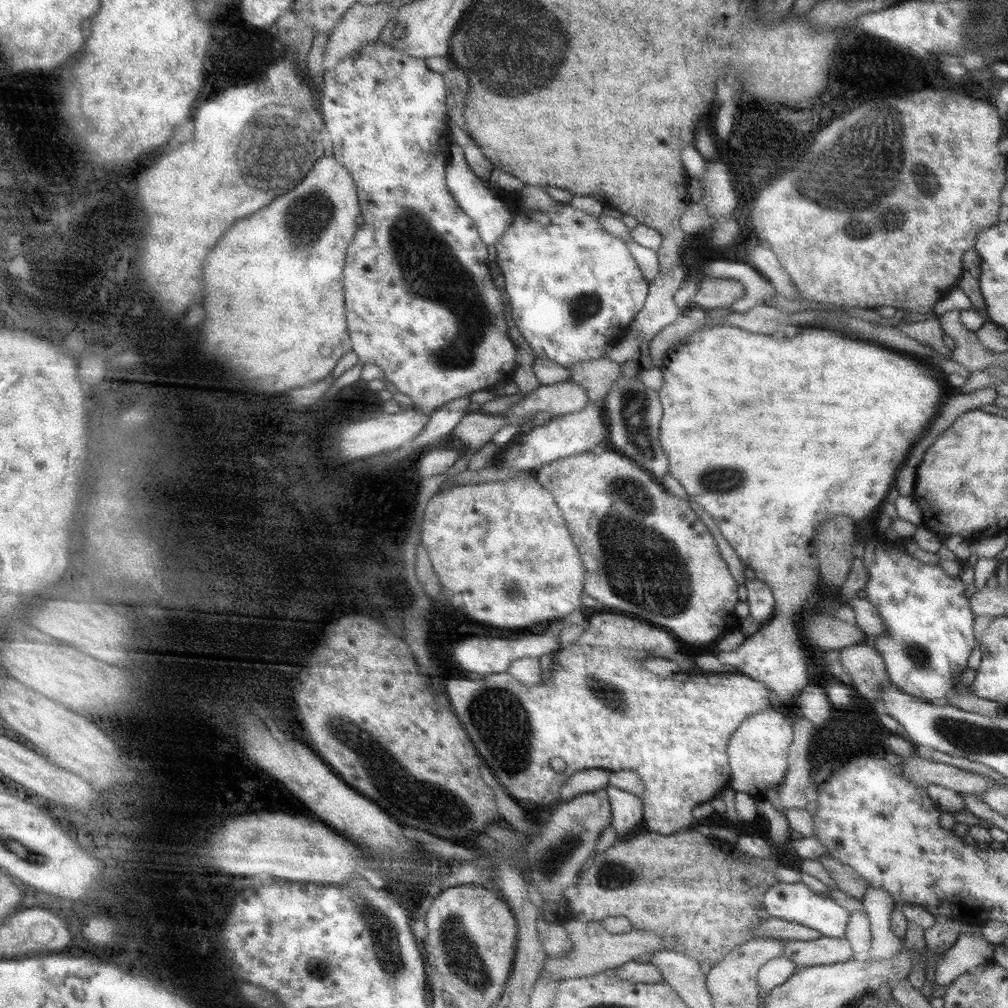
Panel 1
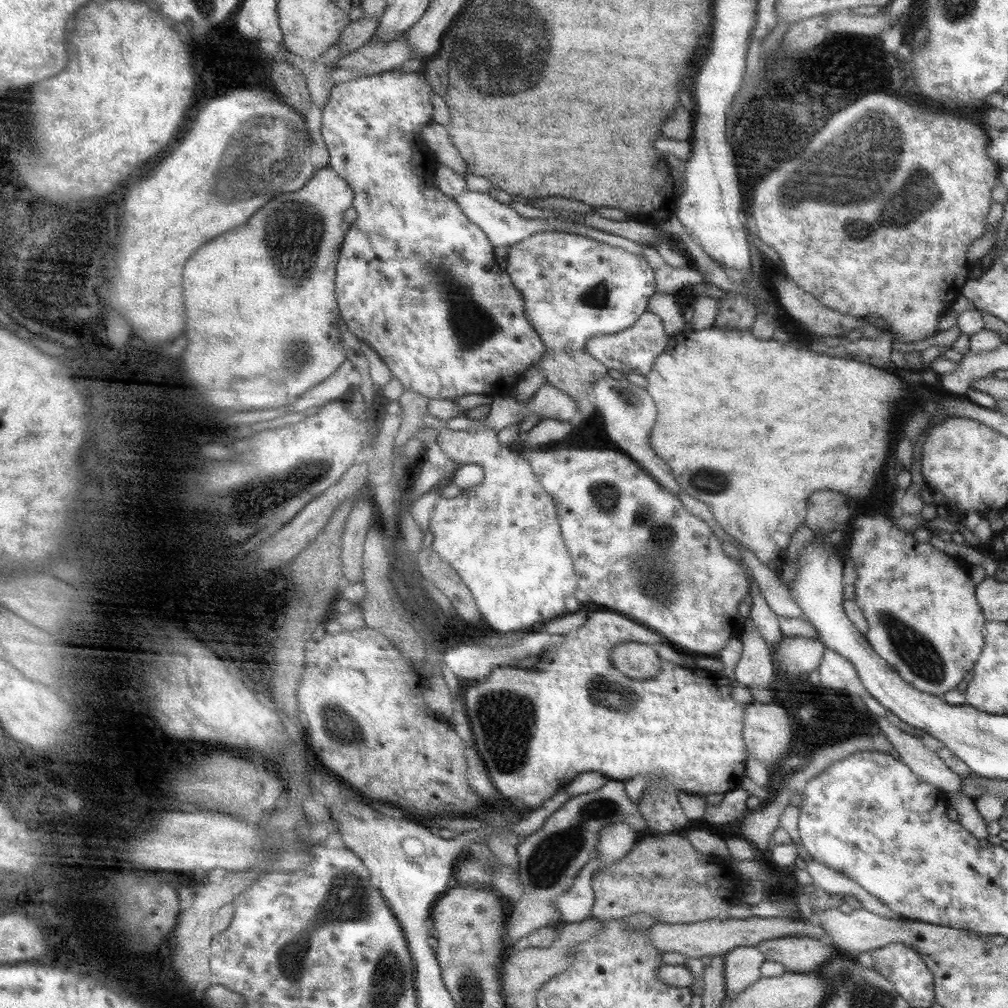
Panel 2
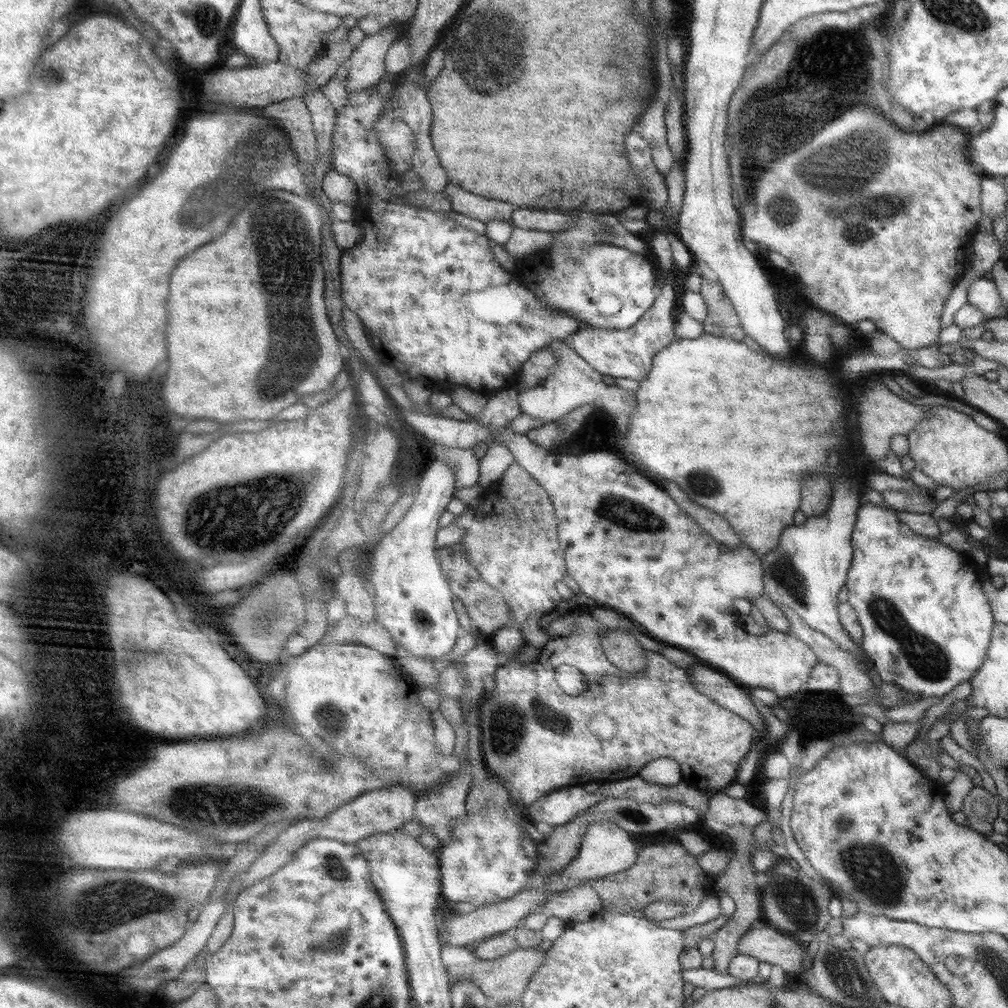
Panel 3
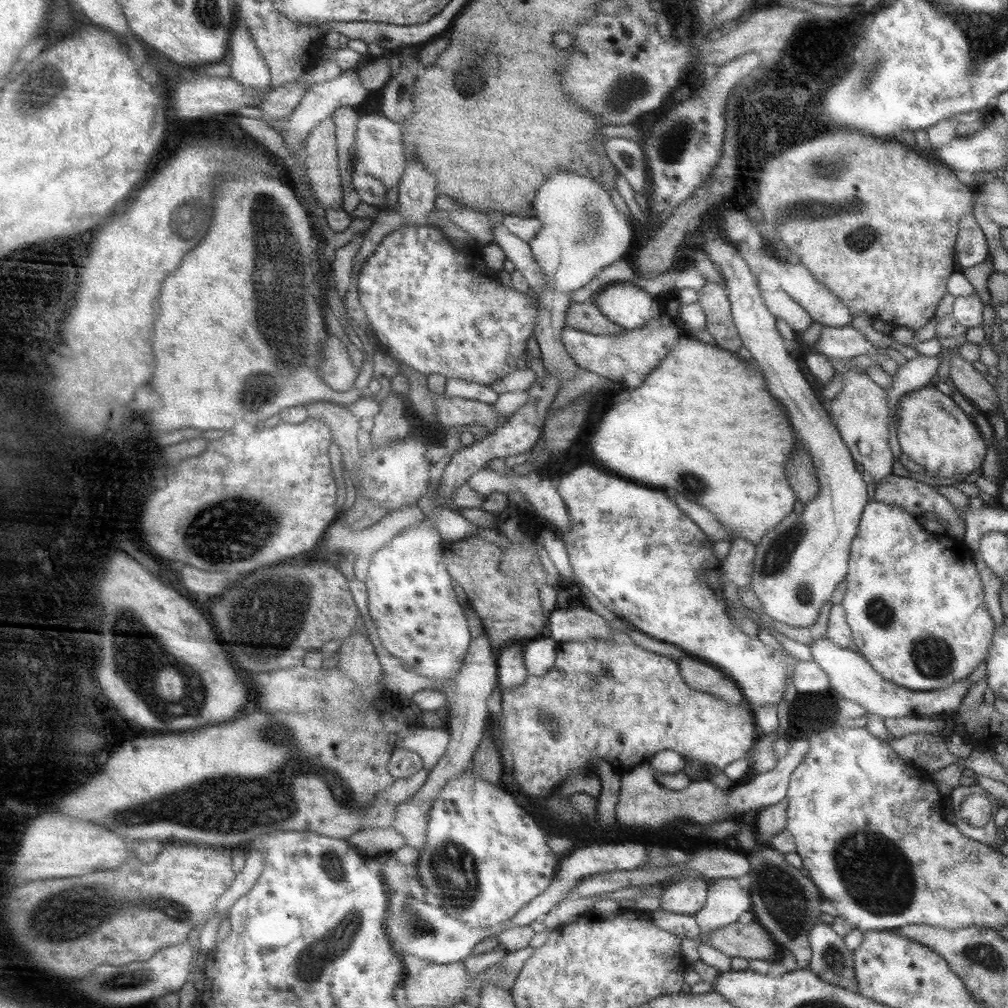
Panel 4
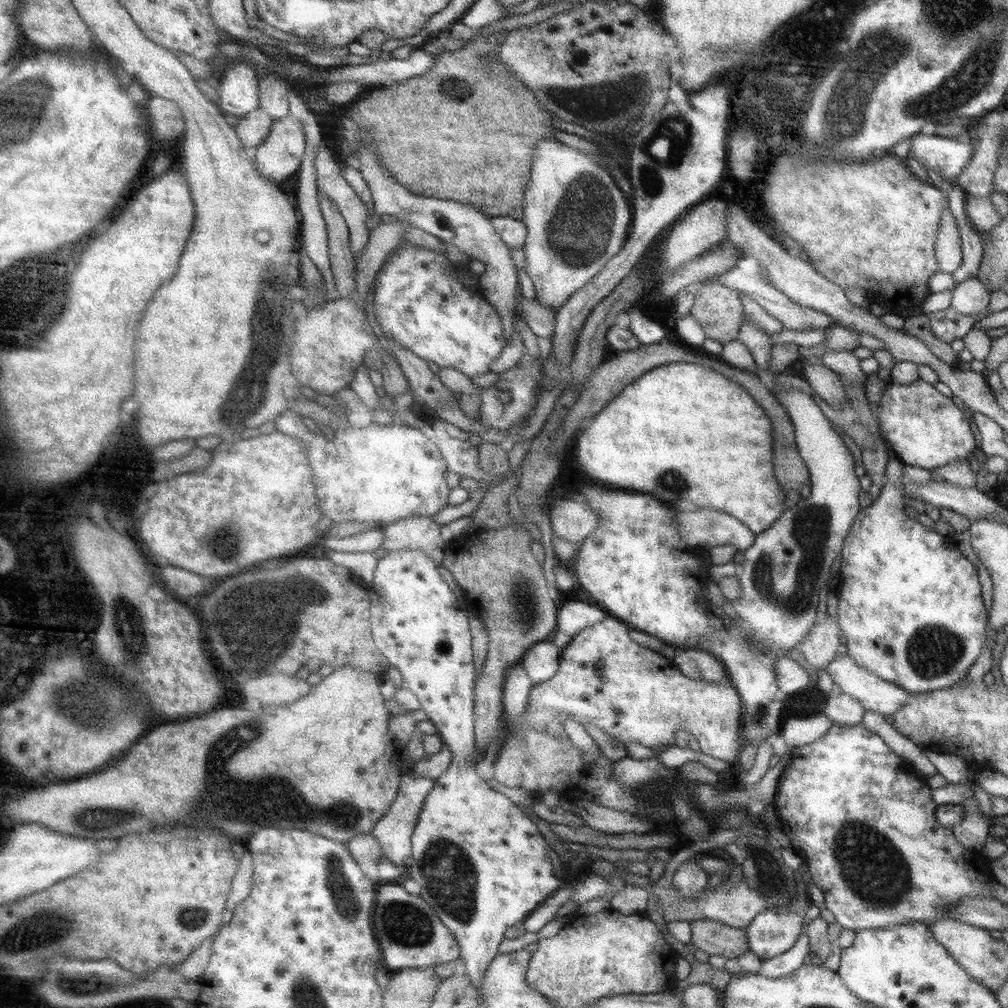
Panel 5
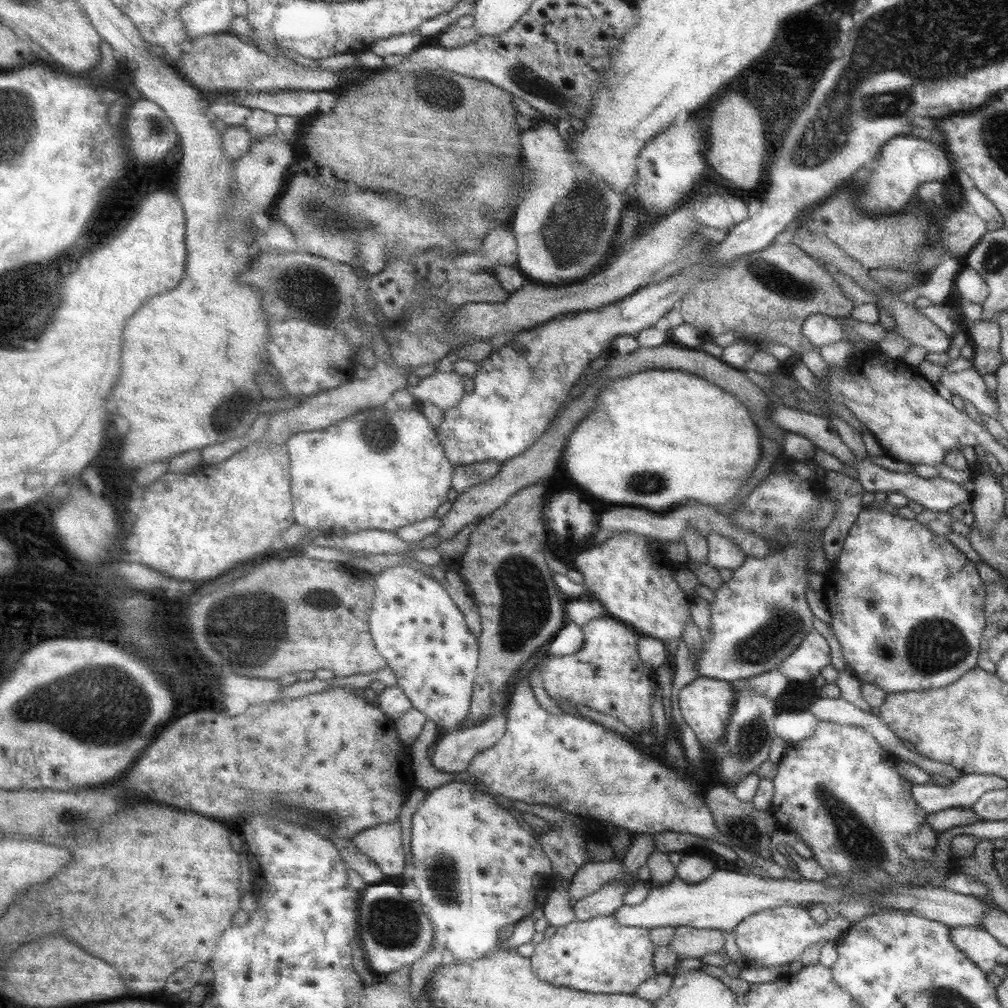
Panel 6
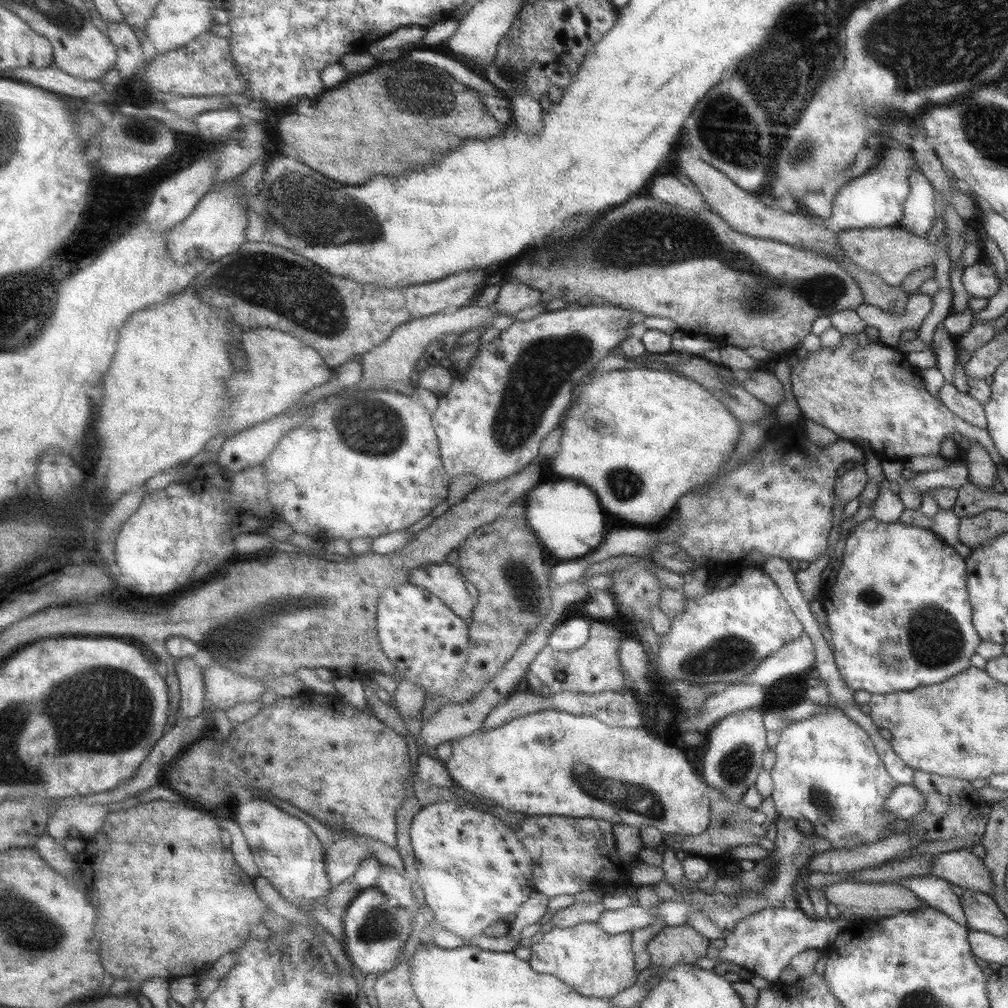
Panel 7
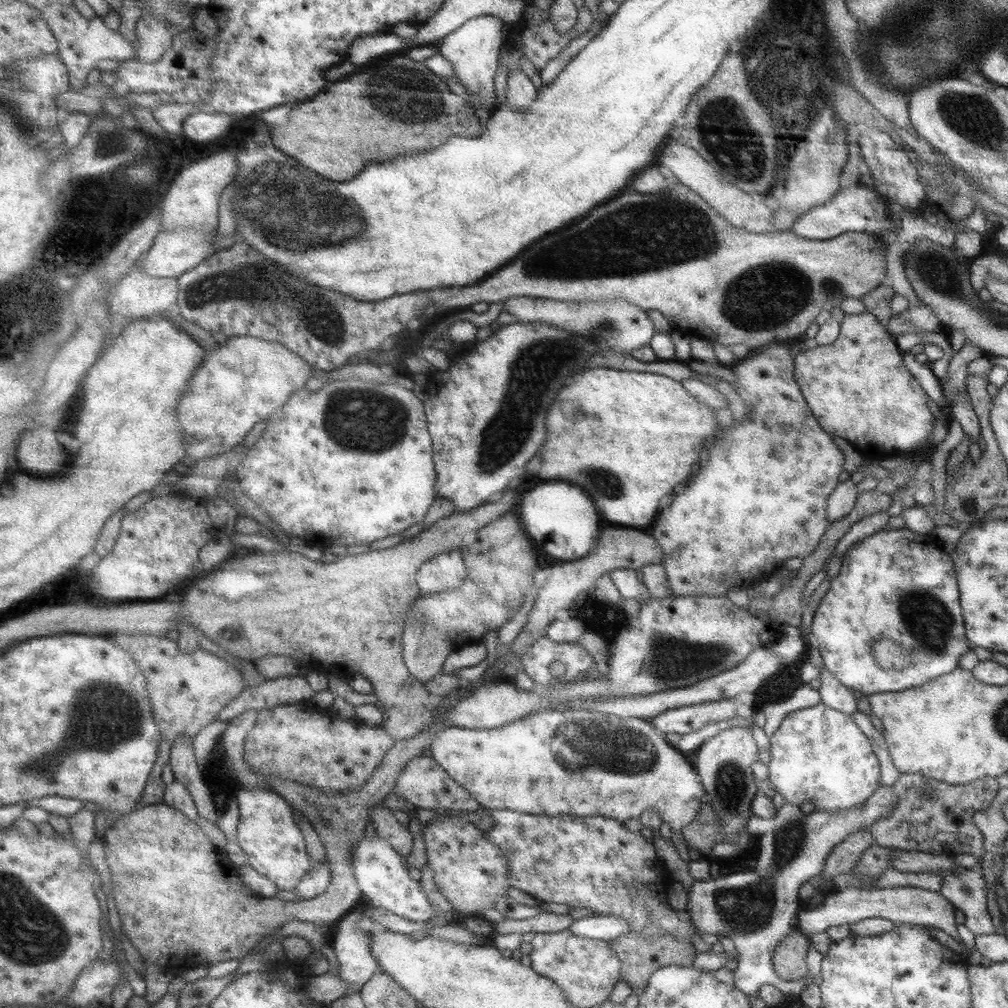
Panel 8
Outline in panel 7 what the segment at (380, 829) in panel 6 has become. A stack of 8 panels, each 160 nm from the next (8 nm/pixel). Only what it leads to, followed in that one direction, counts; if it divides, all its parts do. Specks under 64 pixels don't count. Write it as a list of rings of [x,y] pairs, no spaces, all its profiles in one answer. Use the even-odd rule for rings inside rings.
[[[355,833],[339,836],[333,844],[325,847],[325,851],[326,872],[333,887],[351,880],[360,863],[371,854],[383,868],[393,868],[400,875],[405,873],[398,849],[370,836]]]

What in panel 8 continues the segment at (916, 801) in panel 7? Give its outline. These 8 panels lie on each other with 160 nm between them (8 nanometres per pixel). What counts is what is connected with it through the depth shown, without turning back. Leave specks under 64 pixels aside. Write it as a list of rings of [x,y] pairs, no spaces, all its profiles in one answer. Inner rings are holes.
[[[892,785],[881,786],[864,805],[844,811],[814,810],[806,815],[802,808],[786,803],[774,816],[772,832],[757,838],[760,852],[756,867],[751,872],[728,873],[716,880],[710,878],[692,884],[683,909],[691,913],[706,938],[716,940],[718,934],[722,934],[733,940],[740,954],[738,968],[734,971],[734,985],[738,990],[747,995],[758,995],[760,986],[772,984],[784,995],[798,997],[813,983],[815,976],[822,974],[823,955],[812,943],[806,954],[808,977],[802,981],[778,978],[771,961],[776,944],[794,930],[799,921],[798,913],[805,907],[799,894],[800,887],[823,872],[825,860],[836,845],[846,841],[852,833],[872,827],[876,820],[892,815],[896,799],[898,793]]]

